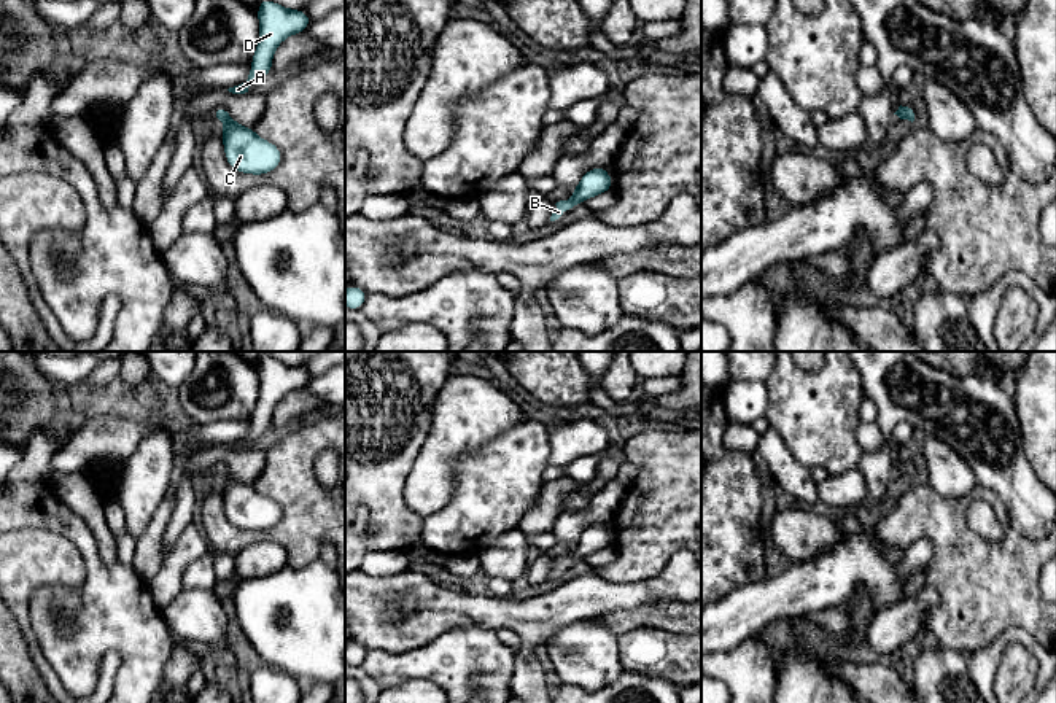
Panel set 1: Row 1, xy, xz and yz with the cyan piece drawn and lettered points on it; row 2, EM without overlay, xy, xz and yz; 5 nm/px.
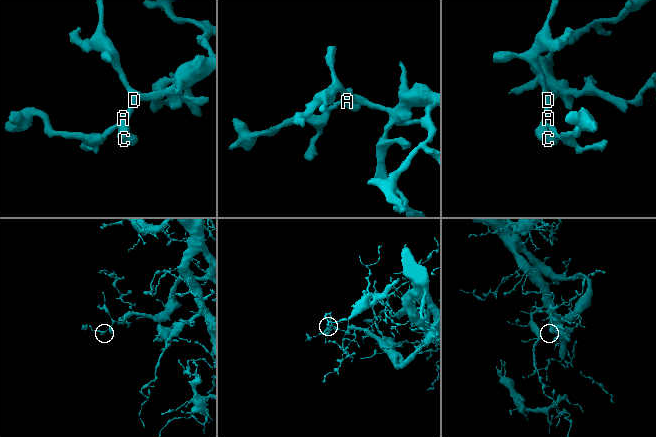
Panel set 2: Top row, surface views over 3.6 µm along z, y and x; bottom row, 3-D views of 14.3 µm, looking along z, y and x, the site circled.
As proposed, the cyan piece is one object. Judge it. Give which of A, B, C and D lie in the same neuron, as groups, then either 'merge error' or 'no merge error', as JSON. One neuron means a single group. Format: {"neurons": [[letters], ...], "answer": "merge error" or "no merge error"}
{"neurons": [["A", "B", "C", "D"]], "answer": "no merge error"}

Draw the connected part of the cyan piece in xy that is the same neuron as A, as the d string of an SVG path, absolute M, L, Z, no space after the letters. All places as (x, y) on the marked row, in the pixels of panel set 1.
M261 0L256 14L259 41L251 59L251 70L245 83L227 89L232 94L248 92L250 86L272 73L272 57L278 45L294 33L305 32L312 24L304 10L288 10L272 0Z

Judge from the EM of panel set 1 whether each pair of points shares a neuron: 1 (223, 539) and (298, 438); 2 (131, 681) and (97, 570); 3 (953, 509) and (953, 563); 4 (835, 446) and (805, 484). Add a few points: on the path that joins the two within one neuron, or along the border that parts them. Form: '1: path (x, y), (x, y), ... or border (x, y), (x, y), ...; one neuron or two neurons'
1: path (260, 536), (274, 535), (295, 514), (295, 474); one neuron
2: path (131, 654), (131, 625), (118, 611), (113, 597); one neuron
3: path (953, 522), (953, 551); one neuron
4: border (784, 441), (789, 450), (810, 468); two neurons

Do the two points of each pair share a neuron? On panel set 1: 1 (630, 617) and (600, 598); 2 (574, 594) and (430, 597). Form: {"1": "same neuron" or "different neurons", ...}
{"1": "different neurons", "2": "same neuron"}

